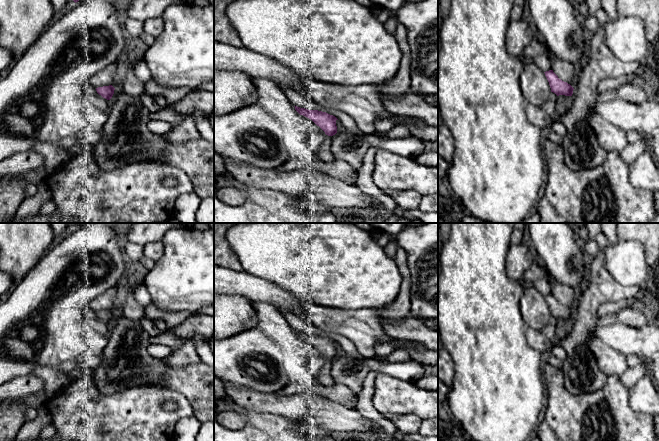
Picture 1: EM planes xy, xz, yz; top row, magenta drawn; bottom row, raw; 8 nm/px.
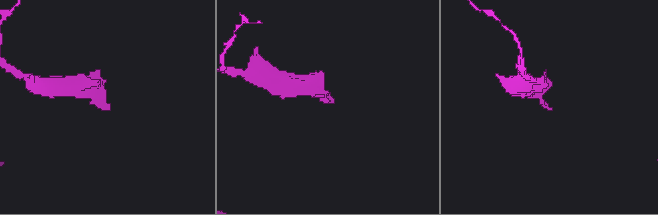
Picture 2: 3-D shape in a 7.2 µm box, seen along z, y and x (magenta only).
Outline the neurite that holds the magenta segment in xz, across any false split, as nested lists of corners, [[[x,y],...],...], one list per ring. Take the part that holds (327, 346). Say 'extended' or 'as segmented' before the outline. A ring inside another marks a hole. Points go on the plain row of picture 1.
as segmented; [[[297,330],[294,331],[300,339],[311,343],[326,359],[333,360],[337,357],[336,345],[338,343],[335,340],[318,334],[308,334]]]

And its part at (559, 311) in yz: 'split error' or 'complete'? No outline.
complete

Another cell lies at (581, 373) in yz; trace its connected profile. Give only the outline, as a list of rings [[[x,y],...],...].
[[[603,250],[594,256],[585,284],[576,296],[579,304],[570,329],[560,344],[567,354],[562,373],[571,394],[593,393],[602,388],[607,379],[589,348],[589,339],[595,337],[594,330],[598,326],[599,306],[638,298],[640,290],[641,286],[625,287],[614,280],[604,266]]]

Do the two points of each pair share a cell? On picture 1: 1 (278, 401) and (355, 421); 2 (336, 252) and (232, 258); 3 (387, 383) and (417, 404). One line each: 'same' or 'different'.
1: same
2: different
3: same

